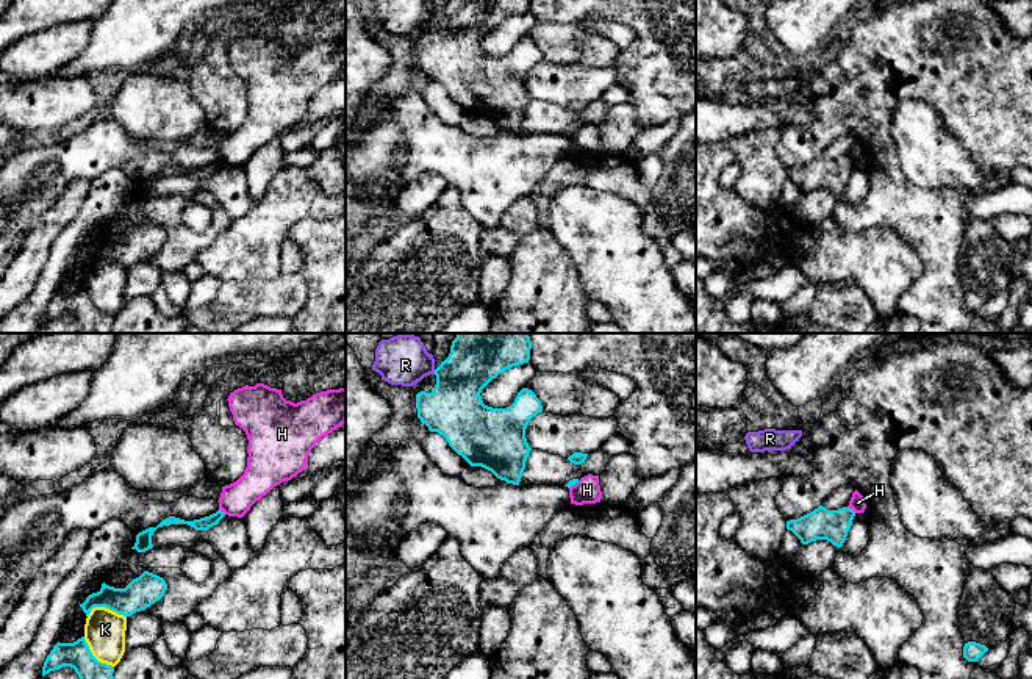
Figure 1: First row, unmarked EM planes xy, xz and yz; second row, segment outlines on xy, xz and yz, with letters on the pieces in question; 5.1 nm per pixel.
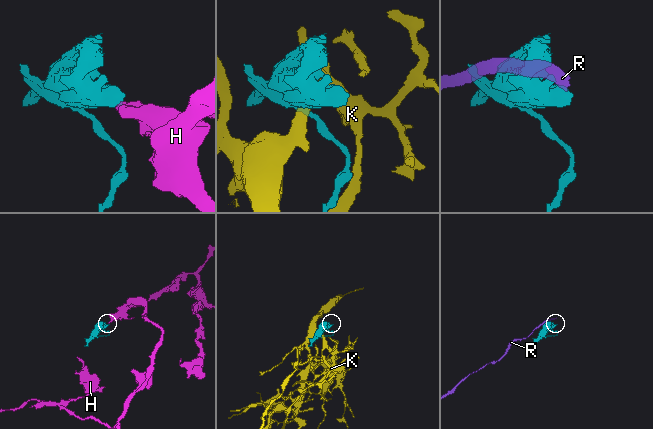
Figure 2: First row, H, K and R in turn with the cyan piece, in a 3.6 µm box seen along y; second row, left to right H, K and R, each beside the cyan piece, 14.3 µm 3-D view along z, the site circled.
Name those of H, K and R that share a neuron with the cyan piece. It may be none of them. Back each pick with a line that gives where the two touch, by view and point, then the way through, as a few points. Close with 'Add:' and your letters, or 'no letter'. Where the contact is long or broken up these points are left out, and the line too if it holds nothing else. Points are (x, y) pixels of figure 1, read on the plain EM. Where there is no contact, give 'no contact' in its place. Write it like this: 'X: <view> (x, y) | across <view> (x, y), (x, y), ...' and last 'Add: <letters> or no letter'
Add: no letter

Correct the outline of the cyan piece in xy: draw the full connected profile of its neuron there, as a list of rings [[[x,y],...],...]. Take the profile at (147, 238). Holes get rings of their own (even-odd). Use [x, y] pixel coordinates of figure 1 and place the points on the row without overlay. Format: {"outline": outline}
{"outline": [[[144,221],[125,238],[114,238],[103,232],[102,238],[97,242],[89,244],[80,257],[86,266],[94,257],[106,257],[119,264],[131,266],[159,250],[166,239],[167,233],[163,227]]]}

